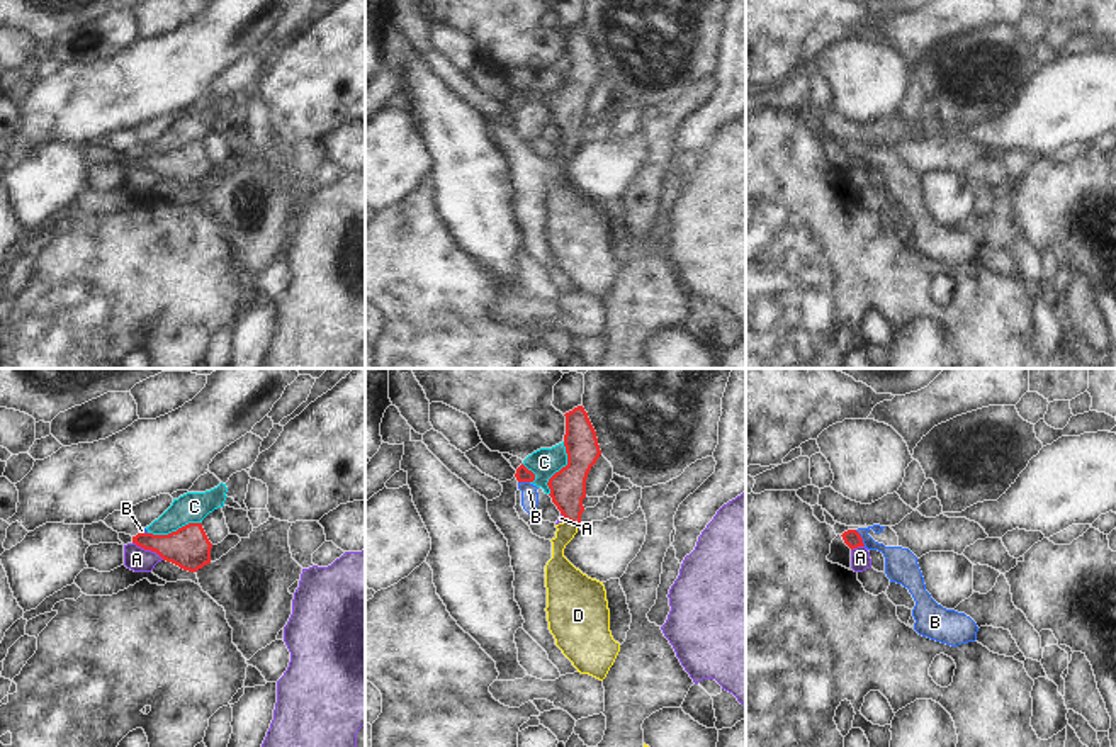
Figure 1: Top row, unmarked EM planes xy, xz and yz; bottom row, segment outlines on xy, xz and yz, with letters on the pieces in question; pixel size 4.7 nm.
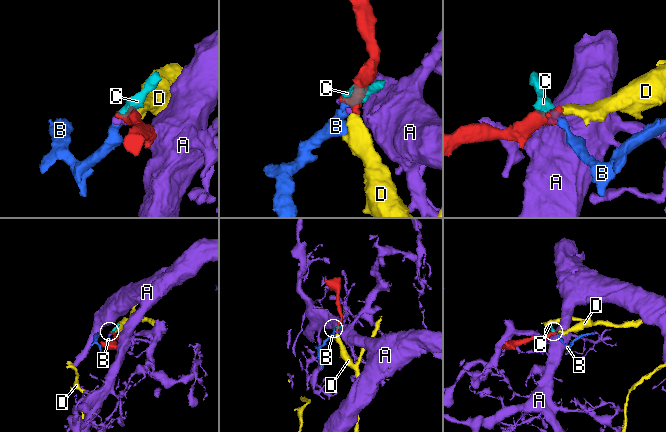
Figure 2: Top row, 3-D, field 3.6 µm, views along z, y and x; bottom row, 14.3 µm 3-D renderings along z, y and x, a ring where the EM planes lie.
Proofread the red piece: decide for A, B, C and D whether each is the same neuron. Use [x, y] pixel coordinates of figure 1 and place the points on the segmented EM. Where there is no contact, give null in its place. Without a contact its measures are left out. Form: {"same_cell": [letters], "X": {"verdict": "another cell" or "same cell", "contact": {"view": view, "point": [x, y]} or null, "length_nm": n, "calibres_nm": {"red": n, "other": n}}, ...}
{"same_cell": ["D"], "A": {"verdict": "another cell", "contact": {"view": "xy", "point": [148, 549]}, "length_nm": 170, "calibres_nm": {"red": 200, "other": 120}}, "B": {"verdict": "another cell", "contact": {"view": "yz", "point": [862, 539]}, "length_nm": 90, "calibres_nm": {"red": 80, "other": 160}}, "C": {"verdict": "another cell", "contact": {"view": "xz", "point": [563, 467]}, "length_nm": 260, "calibres_nm": {"red": 180, "other": 140}}, "D": {"verdict": "same cell", "contact": {"view": "xz", "point": [573, 522]}, "length_nm": 70, "calibres_nm": {"red": 180, "other": 140}}}

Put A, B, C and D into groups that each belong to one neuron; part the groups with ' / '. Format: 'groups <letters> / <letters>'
groups A / B C / D

